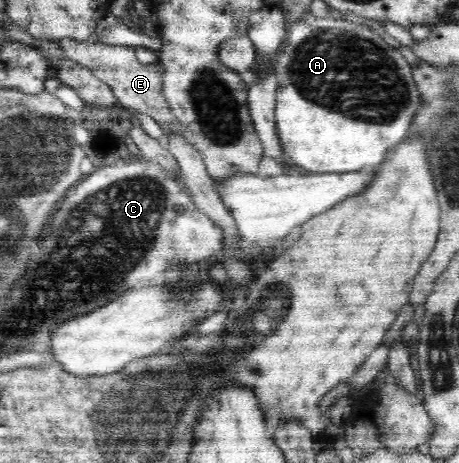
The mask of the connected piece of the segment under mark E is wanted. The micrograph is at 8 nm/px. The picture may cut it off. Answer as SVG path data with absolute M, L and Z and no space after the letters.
M72 38L50 40L56 42L66 52L66 58L86 66L91 73L112 88L113 93L122 106L134 110L135 113L148 114L163 130L164 141L170 132L183 136L186 132L174 111L170 109L164 91L162 91L162 76L164 69L158 61L152 64L142 64L135 56L135 47L110 46L104 43L78 42Z

